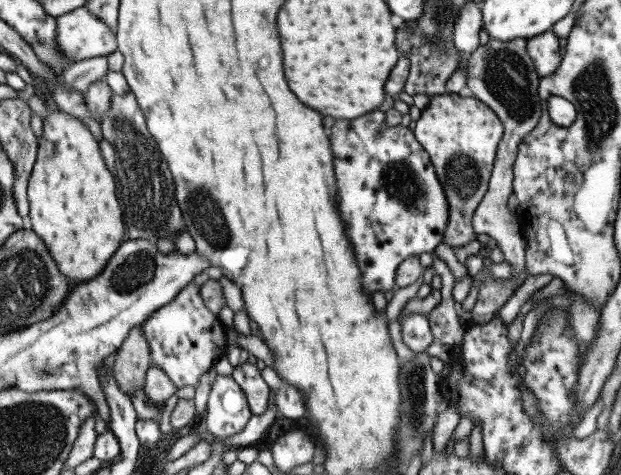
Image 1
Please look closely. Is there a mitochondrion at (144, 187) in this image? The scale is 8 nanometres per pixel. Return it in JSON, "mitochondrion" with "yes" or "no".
{"mitochondrion":"yes"}

